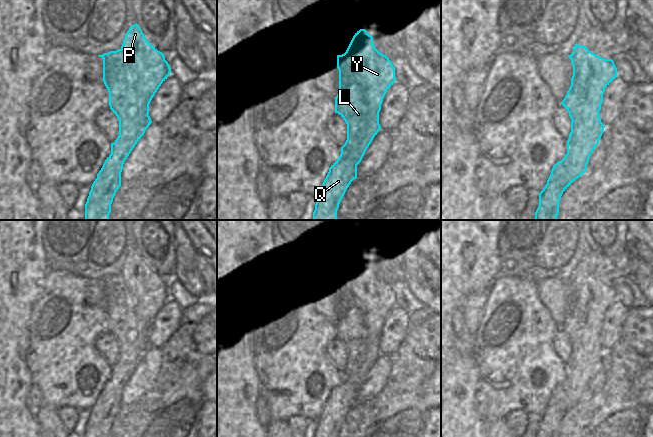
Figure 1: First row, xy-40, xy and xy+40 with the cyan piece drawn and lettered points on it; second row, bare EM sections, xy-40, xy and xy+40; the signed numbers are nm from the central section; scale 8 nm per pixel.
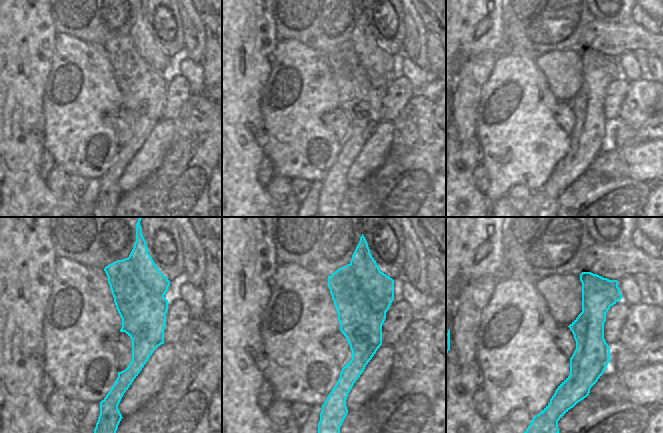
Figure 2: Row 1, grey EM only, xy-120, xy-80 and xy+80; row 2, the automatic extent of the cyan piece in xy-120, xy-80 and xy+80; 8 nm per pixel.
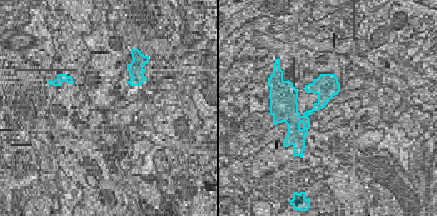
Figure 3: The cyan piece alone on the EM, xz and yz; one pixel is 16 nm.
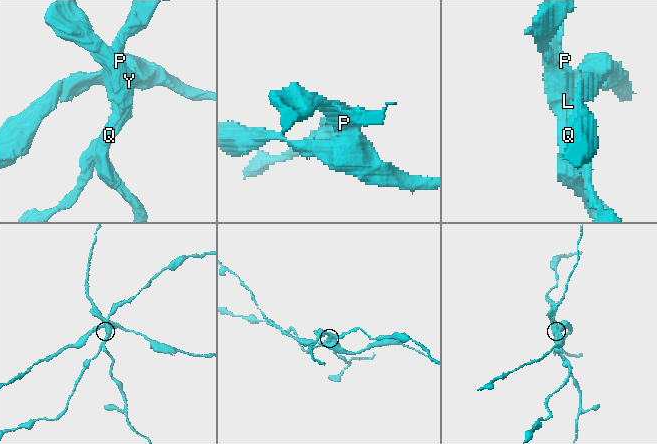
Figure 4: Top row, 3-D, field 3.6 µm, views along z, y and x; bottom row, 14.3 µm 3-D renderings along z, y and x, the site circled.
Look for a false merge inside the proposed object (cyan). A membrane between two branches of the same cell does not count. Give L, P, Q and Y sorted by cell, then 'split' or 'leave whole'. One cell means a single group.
groups L Q / P Y; split

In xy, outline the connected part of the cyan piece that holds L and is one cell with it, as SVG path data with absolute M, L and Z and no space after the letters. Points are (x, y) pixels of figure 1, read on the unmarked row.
M346 277L337 279L337 292L339 316L335 321L335 337L338 337L347 348L347 364L315 421L317 426L313 437L337 437L347 412L357 402L357 389L349 386L347 378L358 373L363 360L367 358L365 318L359 307L351 300L351 286Z

